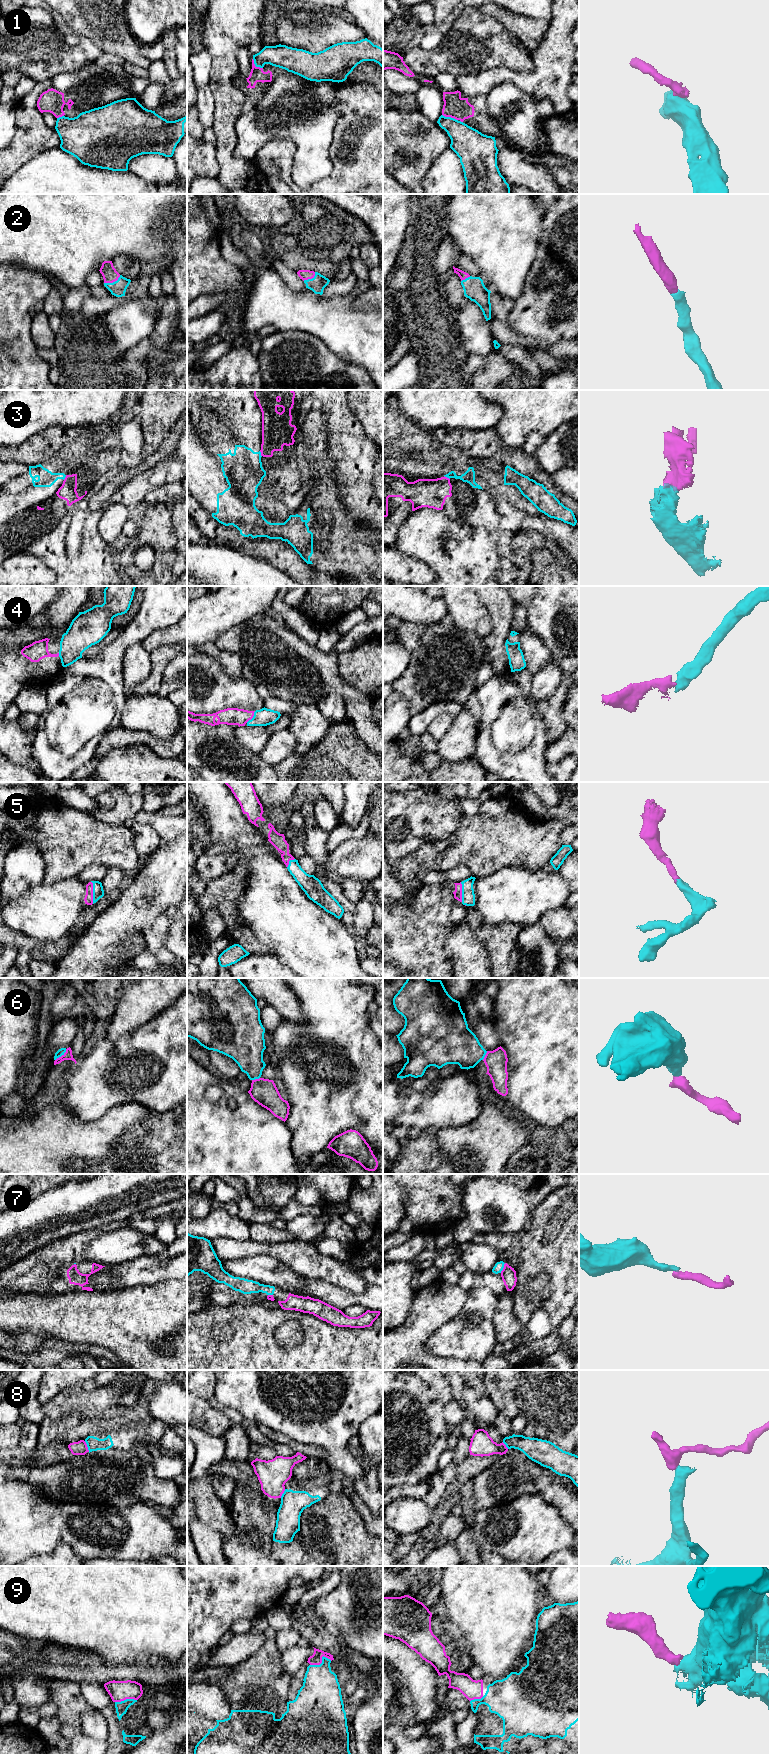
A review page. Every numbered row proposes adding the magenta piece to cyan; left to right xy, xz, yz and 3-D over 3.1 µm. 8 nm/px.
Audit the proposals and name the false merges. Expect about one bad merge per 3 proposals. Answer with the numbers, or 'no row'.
1, 3, 8

